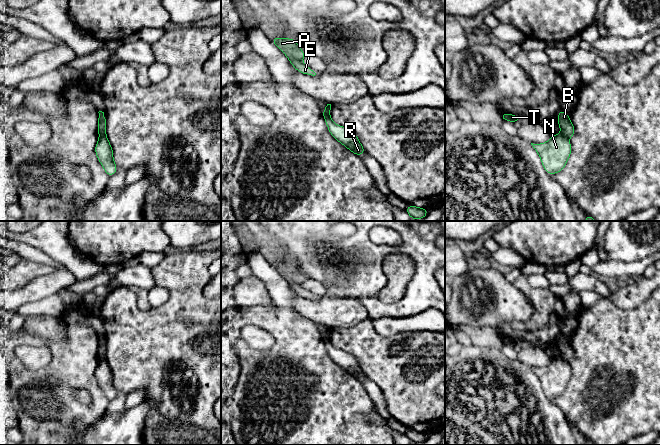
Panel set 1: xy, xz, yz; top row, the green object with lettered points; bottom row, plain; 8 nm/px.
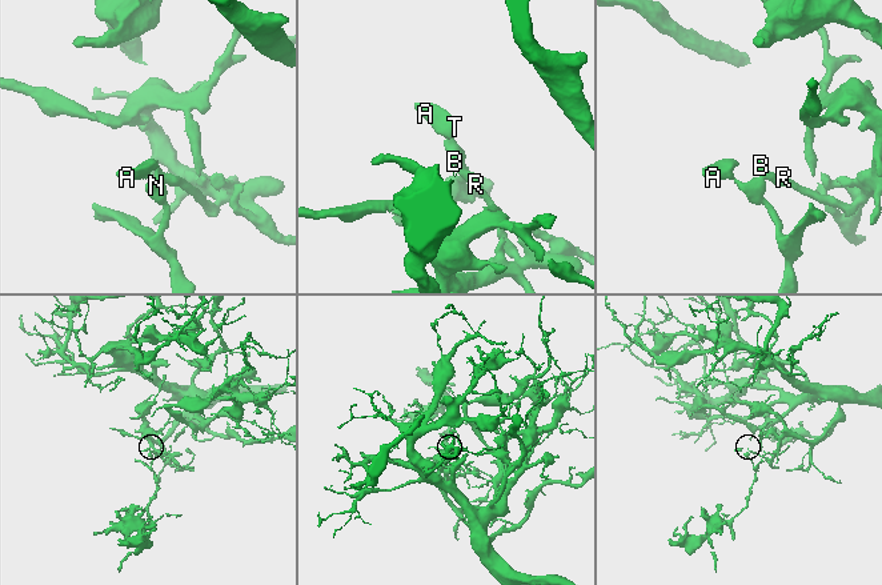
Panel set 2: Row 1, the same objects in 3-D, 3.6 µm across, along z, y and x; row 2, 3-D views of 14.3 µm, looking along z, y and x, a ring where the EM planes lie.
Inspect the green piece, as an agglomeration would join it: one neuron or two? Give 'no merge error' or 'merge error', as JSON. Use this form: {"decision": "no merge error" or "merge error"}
{"decision": "merge error"}

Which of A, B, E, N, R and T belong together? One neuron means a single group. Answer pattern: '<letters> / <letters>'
A E N T / B R

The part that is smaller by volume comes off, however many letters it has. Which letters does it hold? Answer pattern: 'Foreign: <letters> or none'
Foreign: A, E, N, T

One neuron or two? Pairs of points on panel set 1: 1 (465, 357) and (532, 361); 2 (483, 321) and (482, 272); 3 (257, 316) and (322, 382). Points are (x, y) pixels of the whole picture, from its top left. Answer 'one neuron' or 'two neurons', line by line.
1: two neurons
2: one neuron
3: one neuron

